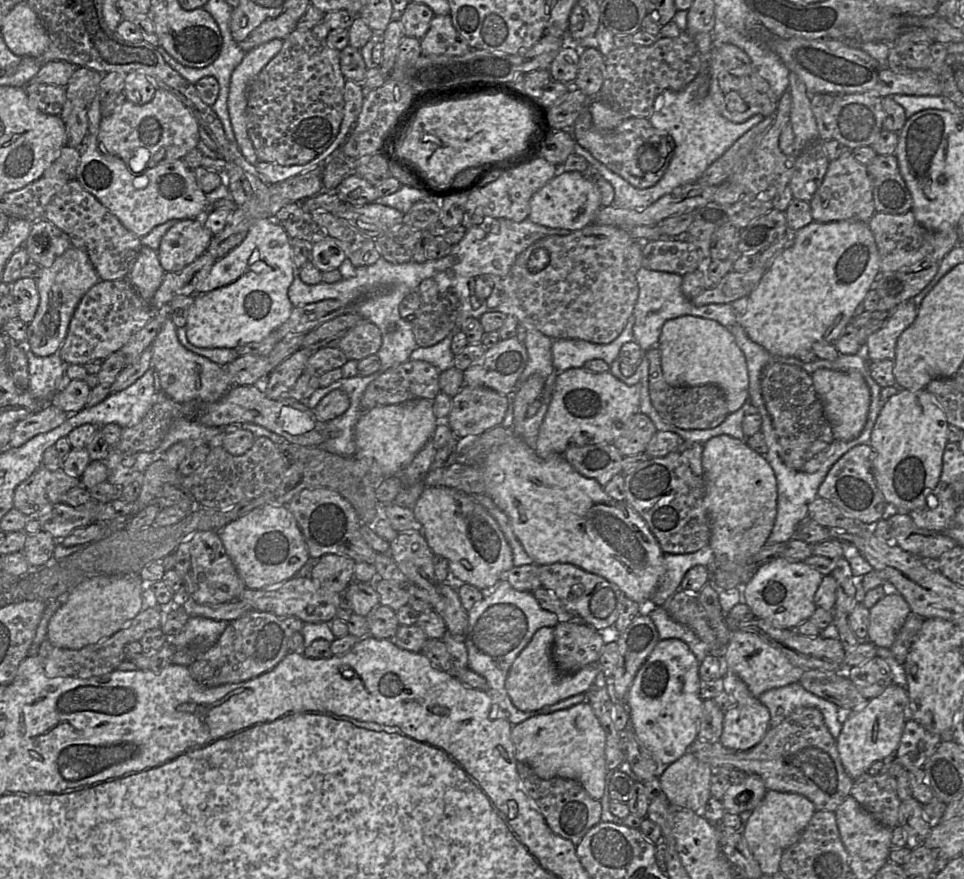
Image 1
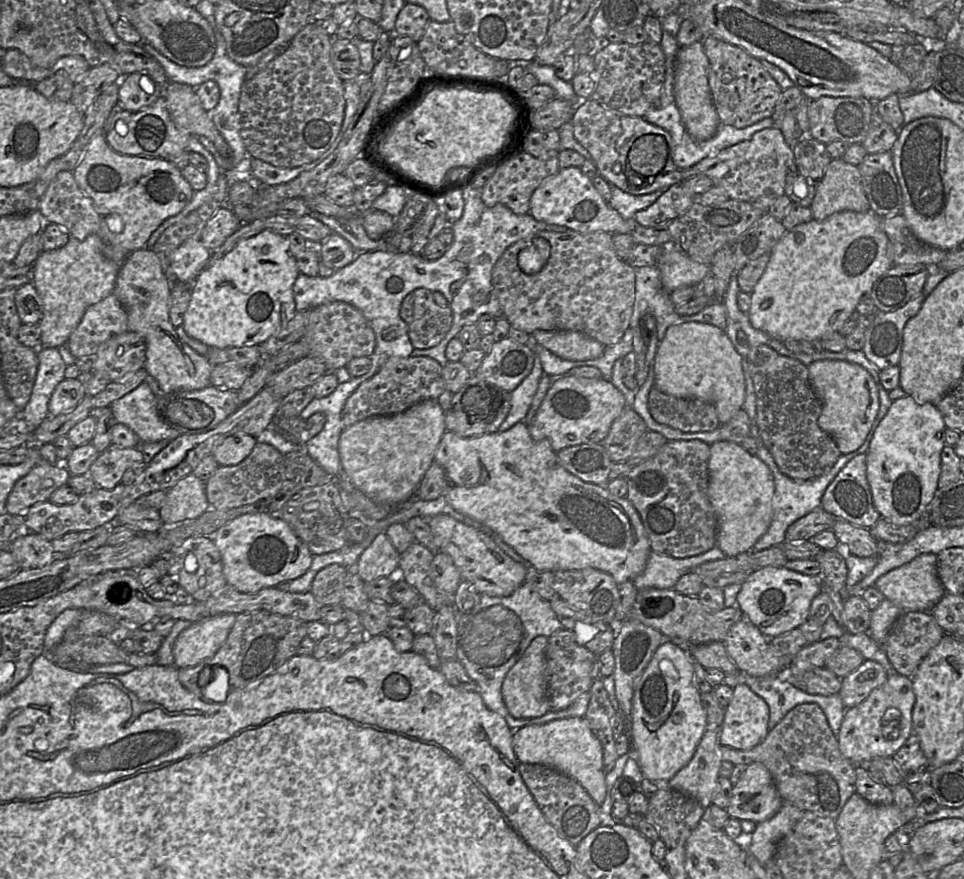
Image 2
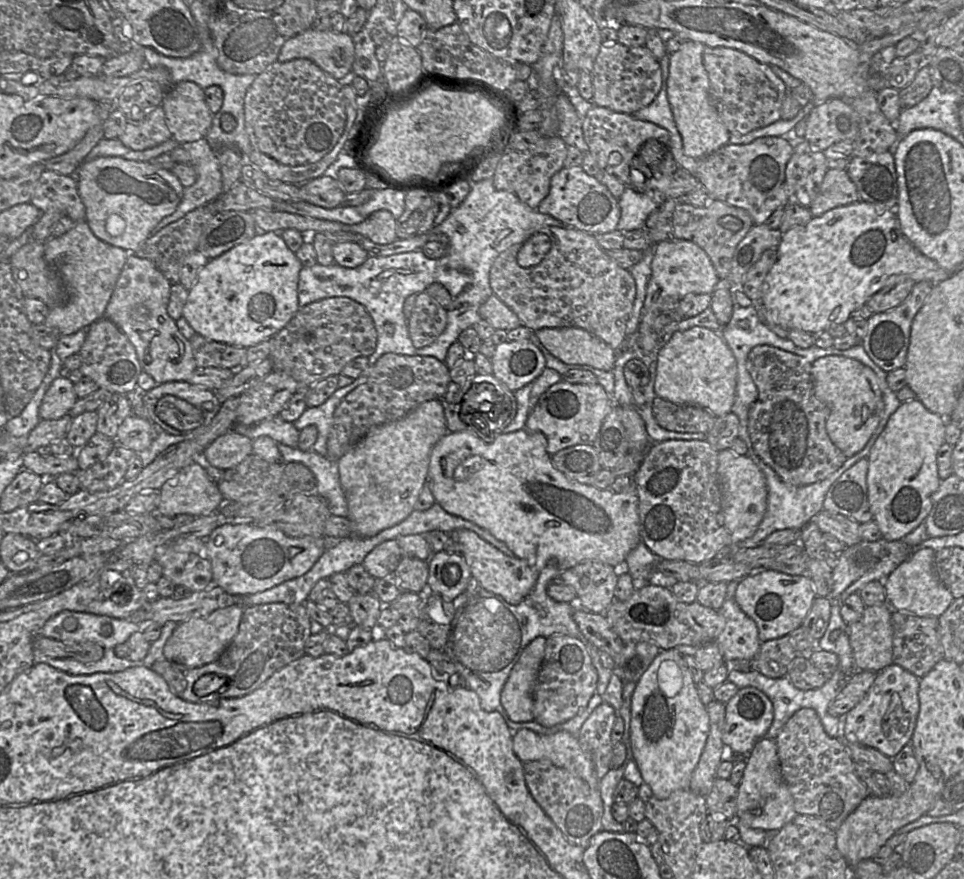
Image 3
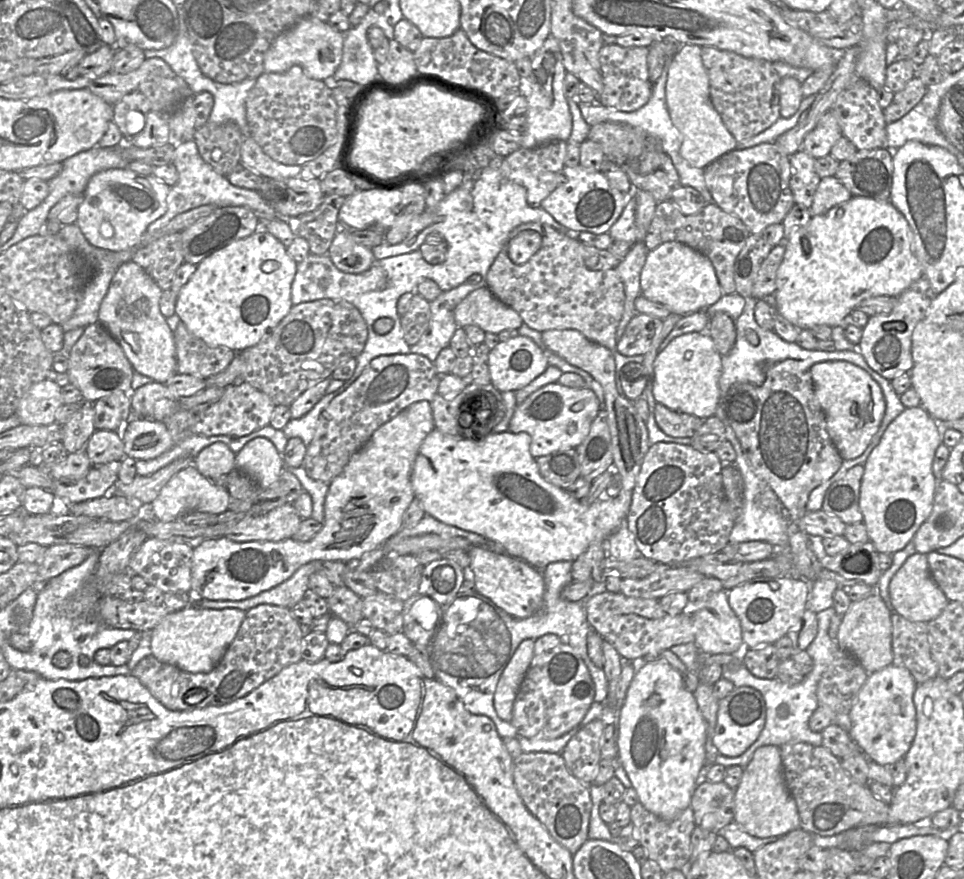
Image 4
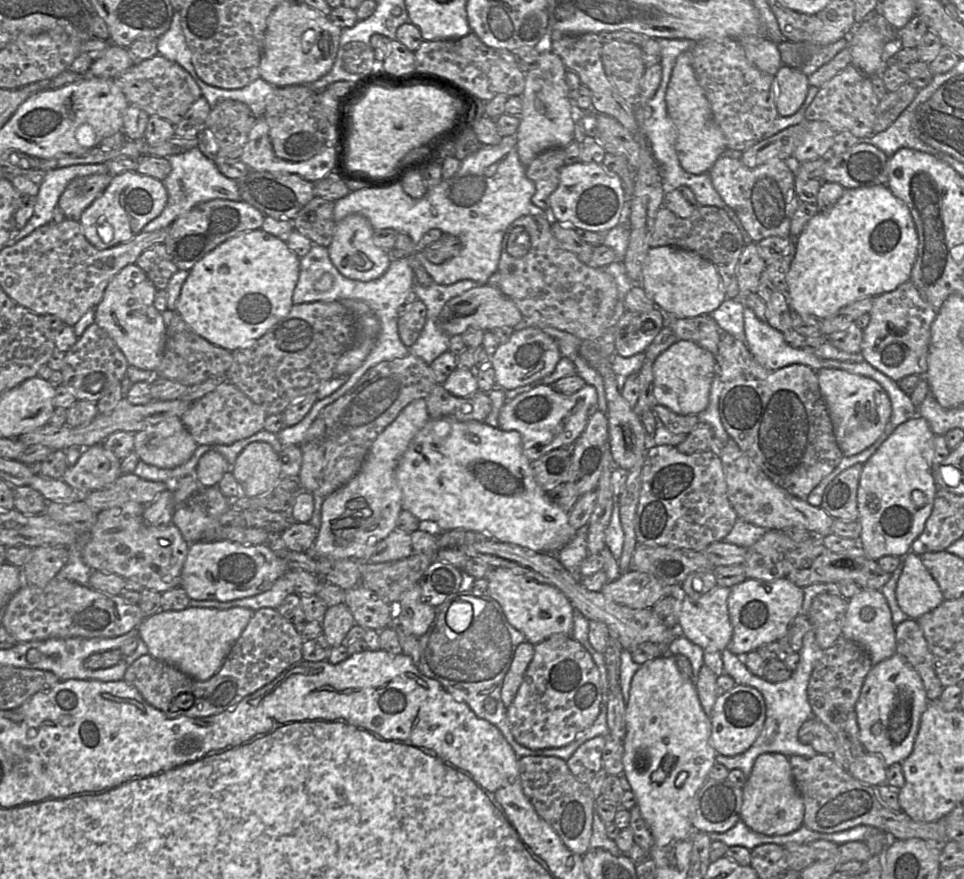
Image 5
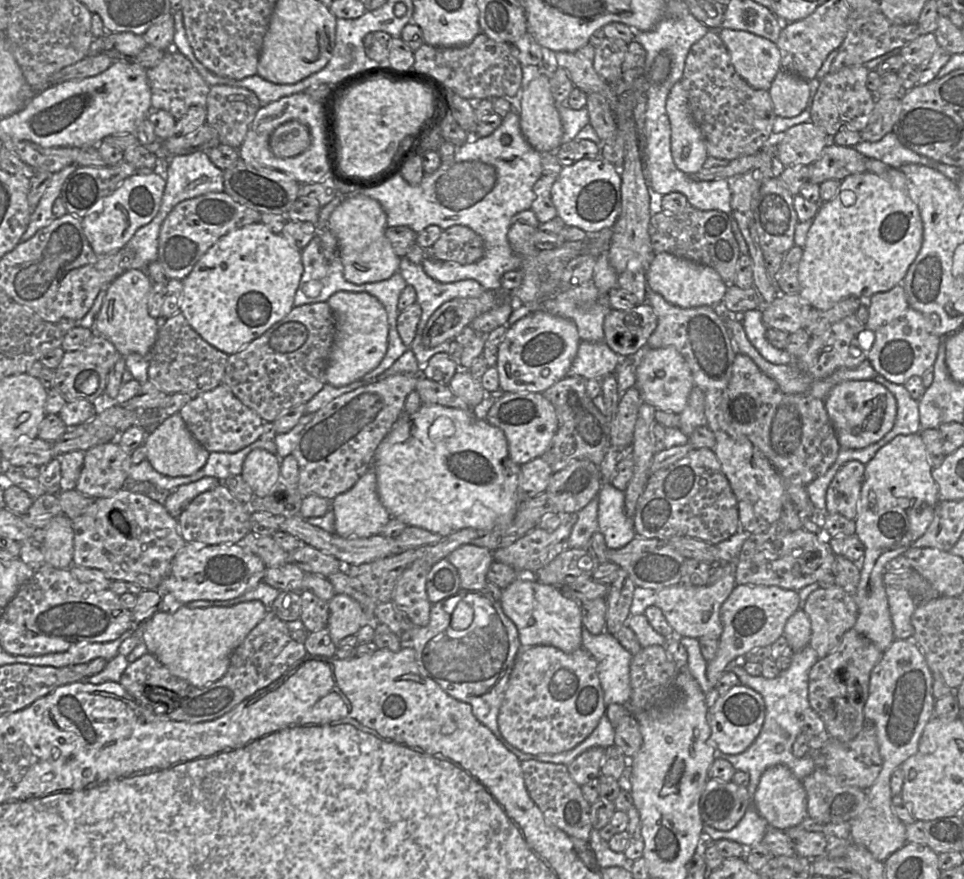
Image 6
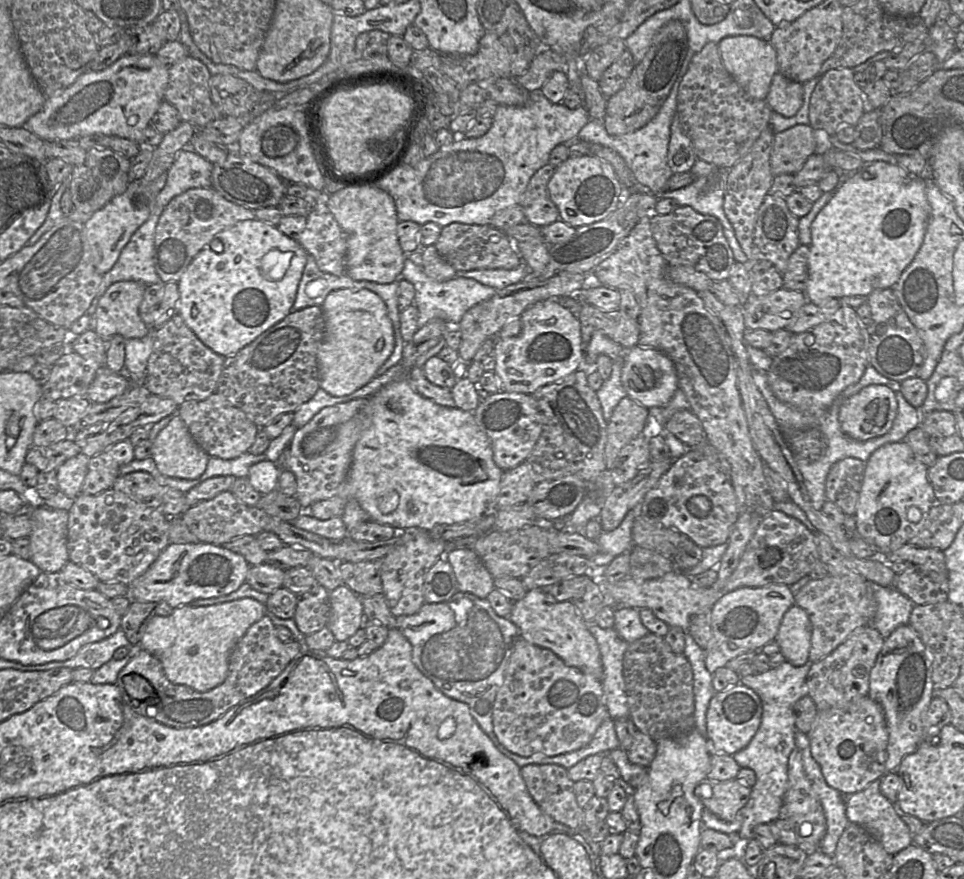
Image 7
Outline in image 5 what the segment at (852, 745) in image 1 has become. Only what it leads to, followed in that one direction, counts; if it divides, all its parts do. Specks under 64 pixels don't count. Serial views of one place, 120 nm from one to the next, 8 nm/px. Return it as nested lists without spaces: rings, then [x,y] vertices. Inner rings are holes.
[[[895,653],[873,665],[855,705],[859,739],[864,750],[881,757],[887,767],[902,763],[913,750],[921,716],[928,702],[920,675],[904,656]]]

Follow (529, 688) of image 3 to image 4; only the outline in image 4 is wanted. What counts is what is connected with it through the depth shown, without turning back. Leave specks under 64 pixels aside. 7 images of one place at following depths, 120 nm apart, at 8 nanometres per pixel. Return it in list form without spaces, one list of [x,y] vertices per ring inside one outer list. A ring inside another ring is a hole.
[[[523,640],[500,676],[494,694],[494,707],[504,721],[512,720],[514,702],[533,659],[534,647],[534,640]]]

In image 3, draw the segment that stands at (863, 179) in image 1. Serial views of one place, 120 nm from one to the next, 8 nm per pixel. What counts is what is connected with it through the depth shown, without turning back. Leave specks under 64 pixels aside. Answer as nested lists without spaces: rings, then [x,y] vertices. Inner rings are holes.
[[[828,169],[809,210],[813,217],[840,206],[859,201],[855,184],[846,170]]]

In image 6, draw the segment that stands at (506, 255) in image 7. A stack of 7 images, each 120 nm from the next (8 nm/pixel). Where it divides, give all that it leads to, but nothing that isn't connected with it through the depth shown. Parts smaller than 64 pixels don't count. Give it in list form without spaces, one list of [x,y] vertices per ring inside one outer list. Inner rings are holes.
[[[452,225],[442,230],[438,240],[426,248],[427,256],[441,261],[471,264],[484,255],[483,238],[464,225]]]

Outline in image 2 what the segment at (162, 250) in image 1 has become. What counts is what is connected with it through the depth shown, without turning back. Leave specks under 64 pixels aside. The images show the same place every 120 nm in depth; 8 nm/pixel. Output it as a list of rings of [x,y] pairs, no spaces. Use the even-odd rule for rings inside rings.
[[[190,240],[173,253],[171,268],[173,282],[192,284],[198,274],[209,264],[211,250],[201,240]]]

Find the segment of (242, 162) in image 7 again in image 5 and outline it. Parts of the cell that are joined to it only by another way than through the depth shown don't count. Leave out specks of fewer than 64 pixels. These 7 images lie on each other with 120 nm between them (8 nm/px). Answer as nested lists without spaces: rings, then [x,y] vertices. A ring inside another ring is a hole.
[[[250,170],[247,175],[236,181],[242,201],[259,209],[264,215],[275,218],[294,219],[315,196],[314,182],[294,173]]]

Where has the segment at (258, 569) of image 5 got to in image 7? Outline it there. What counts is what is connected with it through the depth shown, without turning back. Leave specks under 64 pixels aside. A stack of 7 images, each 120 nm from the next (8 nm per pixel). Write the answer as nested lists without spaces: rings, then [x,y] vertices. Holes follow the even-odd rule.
[[[210,543],[169,544],[147,571],[129,585],[131,601],[167,602],[178,608],[197,599],[226,596],[243,583],[250,568],[246,559],[224,546]]]

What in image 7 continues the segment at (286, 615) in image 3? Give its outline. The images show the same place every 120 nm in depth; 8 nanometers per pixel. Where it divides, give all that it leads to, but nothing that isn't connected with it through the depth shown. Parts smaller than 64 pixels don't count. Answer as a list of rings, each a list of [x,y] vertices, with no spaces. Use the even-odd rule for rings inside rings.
[[[265,615],[248,629],[236,645],[229,658],[225,681],[209,691],[198,692],[188,686],[172,683],[166,677],[161,661],[143,649],[119,672],[115,684],[126,704],[151,720],[174,728],[195,728],[217,720],[232,707],[267,688],[303,650],[306,650],[304,645],[298,641],[282,642],[277,636],[276,626],[269,615]]]

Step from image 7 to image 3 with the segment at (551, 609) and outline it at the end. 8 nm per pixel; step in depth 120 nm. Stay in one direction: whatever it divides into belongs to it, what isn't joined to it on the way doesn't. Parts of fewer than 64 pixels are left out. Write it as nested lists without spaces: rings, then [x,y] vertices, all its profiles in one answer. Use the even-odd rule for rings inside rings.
[[[456,529],[450,532],[449,536],[458,546],[457,553],[463,556],[471,578],[476,580],[481,589],[500,596],[511,605],[519,604],[530,593],[538,572],[529,566],[526,560],[506,556],[468,529]]]

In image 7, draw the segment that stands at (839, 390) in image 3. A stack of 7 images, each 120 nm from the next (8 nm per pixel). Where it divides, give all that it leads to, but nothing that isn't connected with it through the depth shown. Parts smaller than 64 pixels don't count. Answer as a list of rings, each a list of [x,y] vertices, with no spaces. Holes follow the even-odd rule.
[[[872,384],[847,398],[840,407],[838,418],[847,436],[867,441],[888,433],[897,411],[896,393],[887,385]]]

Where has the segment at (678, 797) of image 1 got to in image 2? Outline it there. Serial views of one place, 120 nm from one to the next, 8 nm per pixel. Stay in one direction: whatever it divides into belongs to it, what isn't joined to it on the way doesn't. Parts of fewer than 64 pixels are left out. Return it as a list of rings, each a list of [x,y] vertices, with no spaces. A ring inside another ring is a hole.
[[[705,730],[690,762],[669,781],[668,787],[696,799],[705,809],[712,804],[722,763],[719,730]]]

